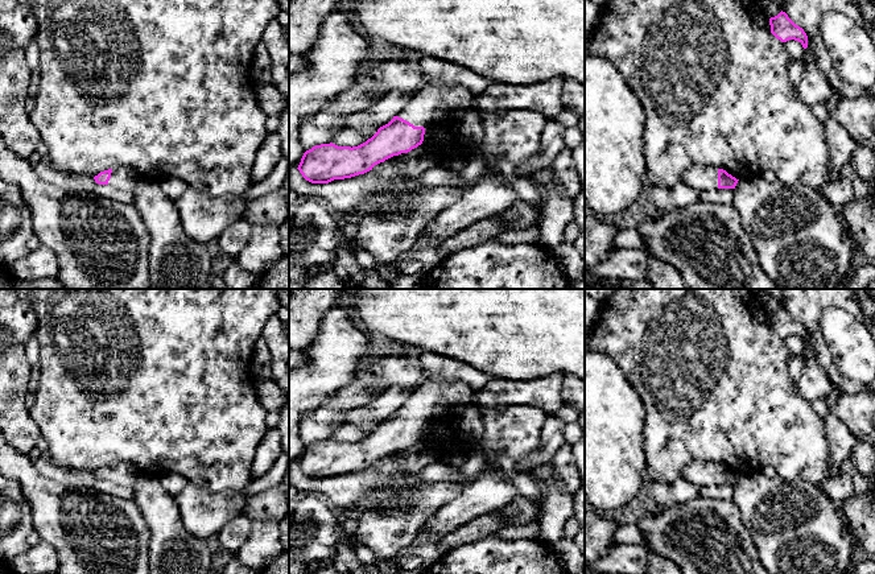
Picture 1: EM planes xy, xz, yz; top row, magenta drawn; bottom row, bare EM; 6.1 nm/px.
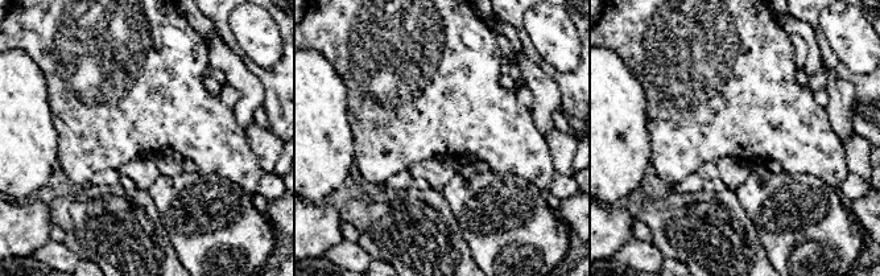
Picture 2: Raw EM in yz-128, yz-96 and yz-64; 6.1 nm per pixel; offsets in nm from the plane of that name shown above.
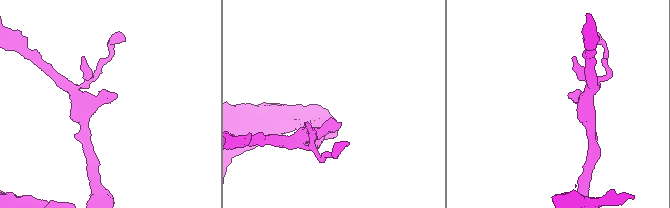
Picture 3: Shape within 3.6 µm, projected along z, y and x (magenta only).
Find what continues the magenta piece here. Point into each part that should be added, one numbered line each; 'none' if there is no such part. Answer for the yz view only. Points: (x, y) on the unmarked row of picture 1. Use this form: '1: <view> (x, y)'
1: yz (701, 474)

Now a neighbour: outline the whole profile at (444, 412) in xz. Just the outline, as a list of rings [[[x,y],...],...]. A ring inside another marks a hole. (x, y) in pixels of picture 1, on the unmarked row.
[[[441,402],[436,410],[434,420],[436,421],[453,421],[453,408],[455,404],[453,402]]]

